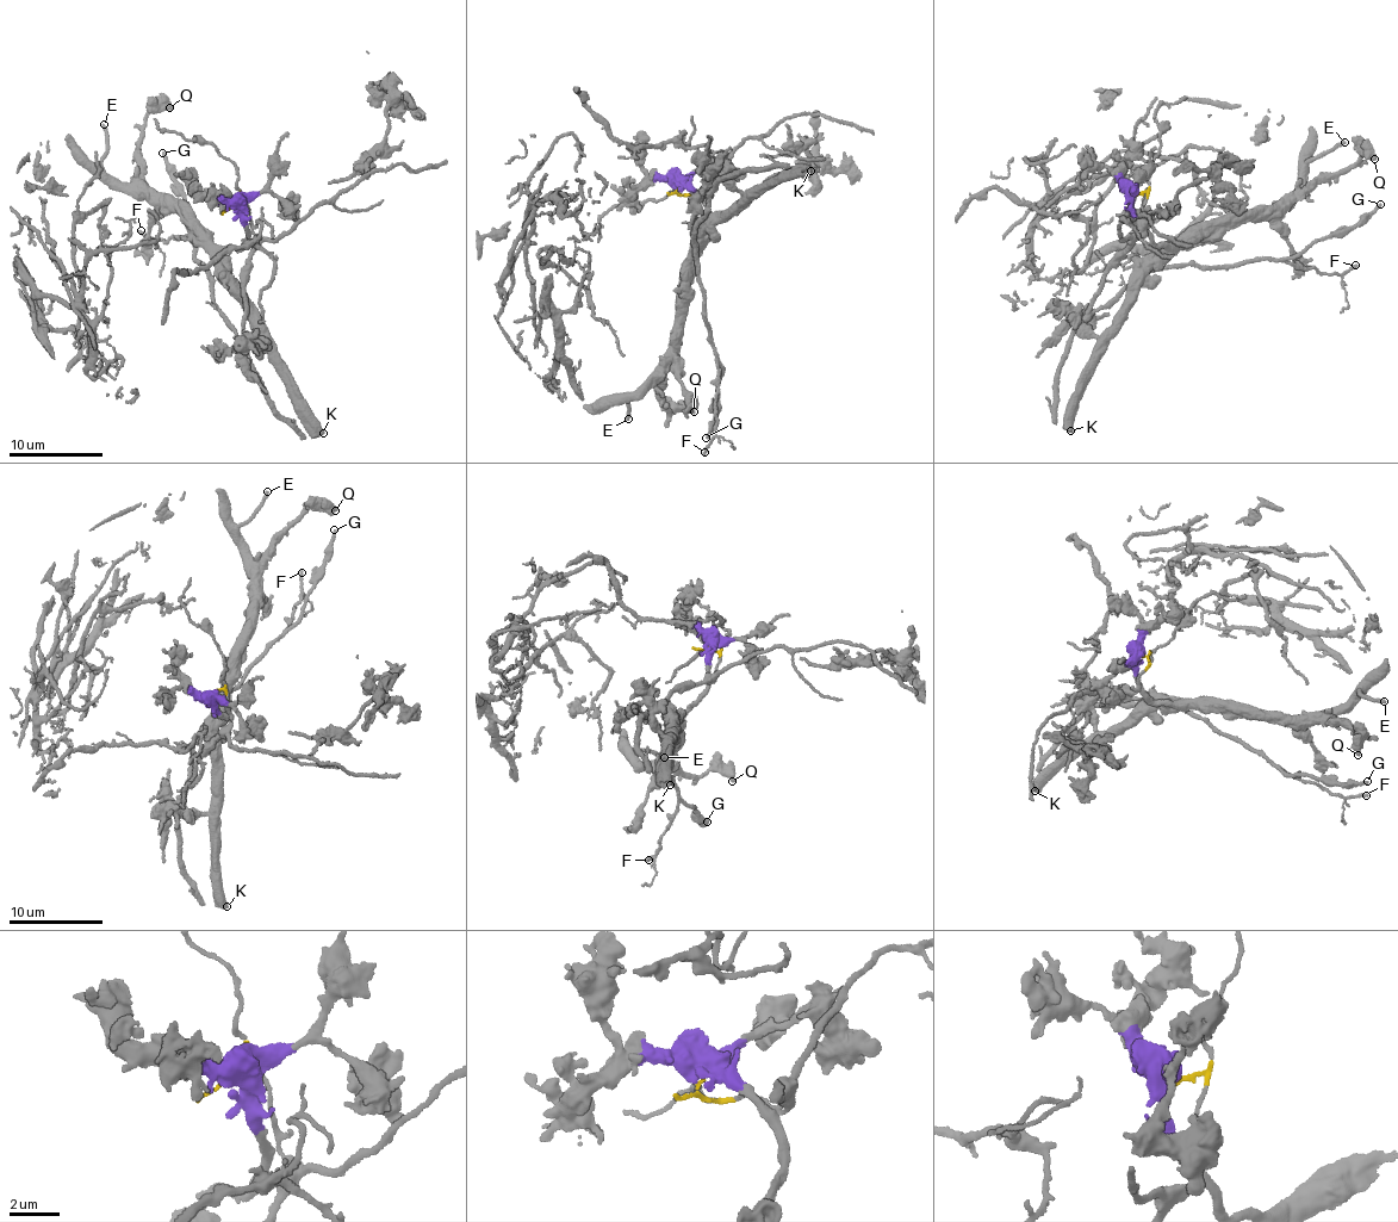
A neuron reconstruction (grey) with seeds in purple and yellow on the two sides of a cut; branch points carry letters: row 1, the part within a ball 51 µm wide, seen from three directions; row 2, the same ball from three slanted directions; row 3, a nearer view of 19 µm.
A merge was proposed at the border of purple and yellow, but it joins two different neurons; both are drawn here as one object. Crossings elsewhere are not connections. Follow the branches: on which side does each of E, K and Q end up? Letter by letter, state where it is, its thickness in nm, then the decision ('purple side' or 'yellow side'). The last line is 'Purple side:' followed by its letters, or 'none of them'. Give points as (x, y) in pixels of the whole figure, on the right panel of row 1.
E: (1344, 142) | 260 nm | purple side
K: (1070, 430) | 500 nm | purple side
Q: (1374, 159) | 550 nm | purple side
Purple side: E, K, Q

